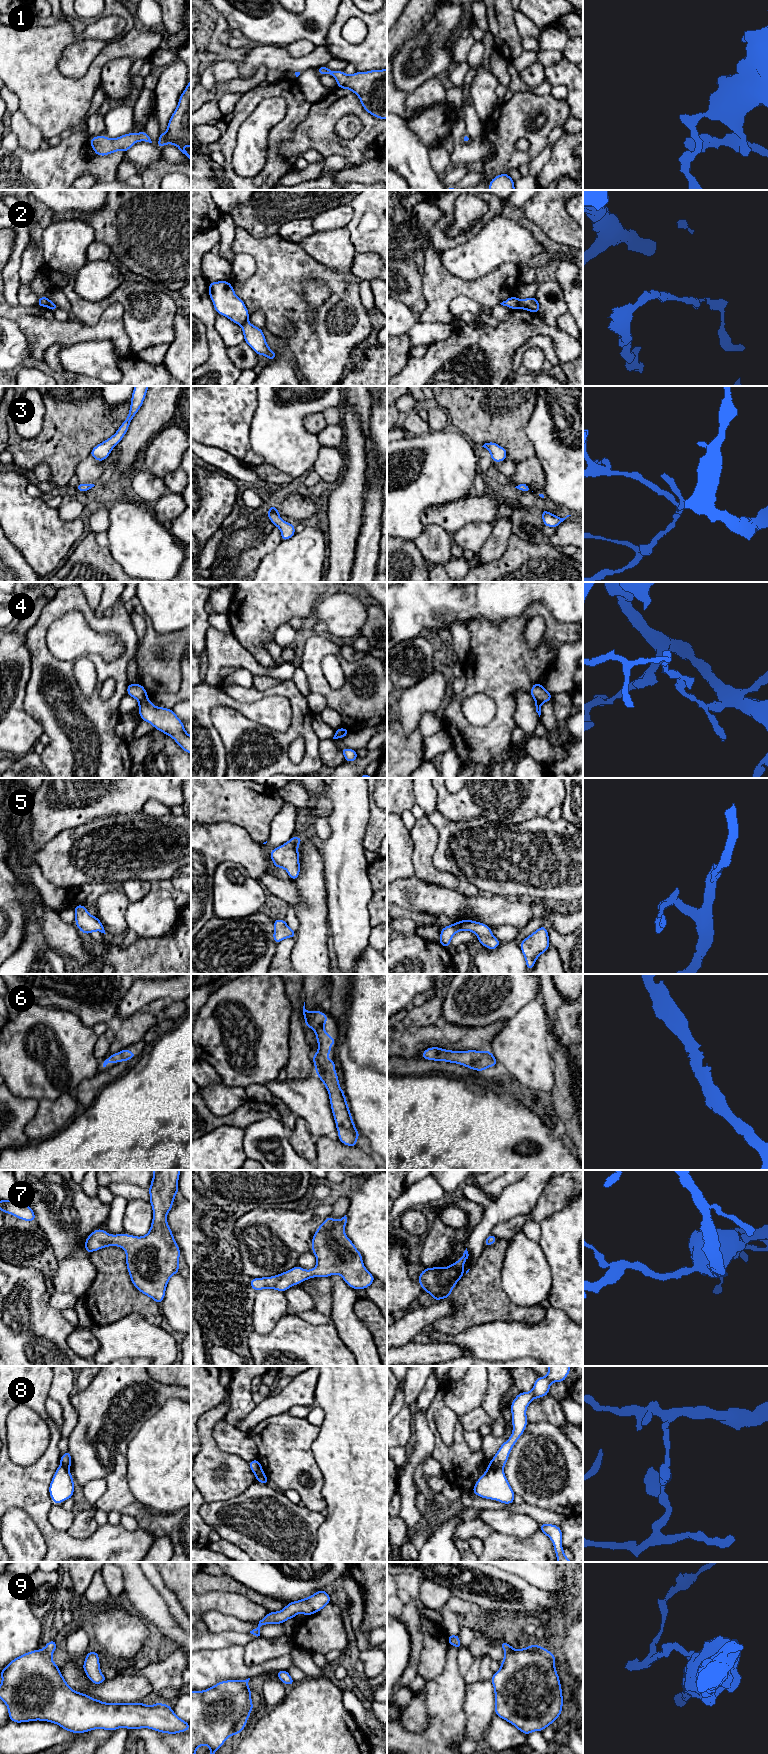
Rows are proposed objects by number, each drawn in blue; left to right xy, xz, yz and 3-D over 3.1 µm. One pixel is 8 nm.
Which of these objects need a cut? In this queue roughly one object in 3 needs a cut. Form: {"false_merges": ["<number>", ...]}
{"false_merges": ["2", "4", "8", "9"]}

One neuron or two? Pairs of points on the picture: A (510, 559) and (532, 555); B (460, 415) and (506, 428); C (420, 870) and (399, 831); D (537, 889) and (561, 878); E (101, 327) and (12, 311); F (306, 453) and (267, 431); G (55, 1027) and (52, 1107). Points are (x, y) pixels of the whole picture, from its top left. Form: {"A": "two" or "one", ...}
{"A": "one", "B": "one", "C": "two", "D": "one", "E": "one", "F": "one", "G": "two"}

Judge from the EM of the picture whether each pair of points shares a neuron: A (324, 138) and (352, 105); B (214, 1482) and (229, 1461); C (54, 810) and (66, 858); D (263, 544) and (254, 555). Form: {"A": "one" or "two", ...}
{"A": "one", "B": "one", "C": "two", "D": "one"}

